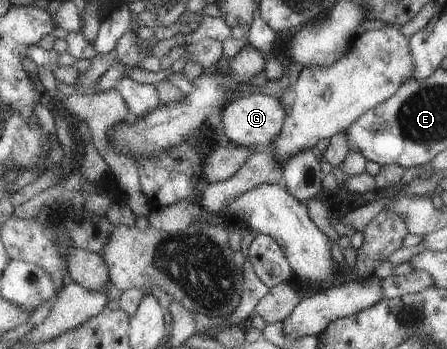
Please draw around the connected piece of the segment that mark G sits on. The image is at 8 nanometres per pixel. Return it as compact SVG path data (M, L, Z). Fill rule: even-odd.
M256 93L233 100L220 113L223 132L229 141L255 150L269 148L271 142L277 138L279 130L282 130L283 122L286 121L286 110L283 110L279 99L267 94Z

